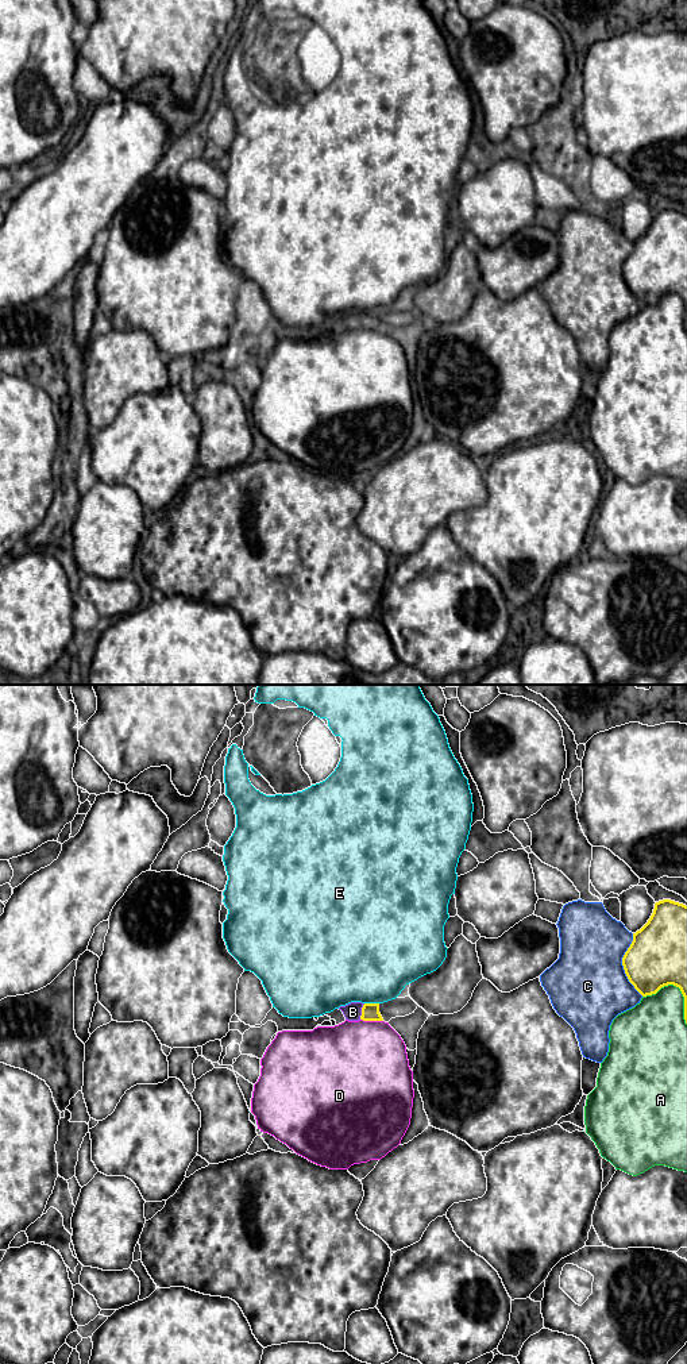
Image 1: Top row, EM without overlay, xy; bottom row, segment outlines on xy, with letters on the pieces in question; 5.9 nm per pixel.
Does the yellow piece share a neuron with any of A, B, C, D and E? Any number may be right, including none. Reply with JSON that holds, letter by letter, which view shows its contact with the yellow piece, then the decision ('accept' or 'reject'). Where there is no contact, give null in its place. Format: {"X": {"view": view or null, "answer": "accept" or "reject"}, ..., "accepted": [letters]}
{"A": {"view": "xy", "answer": "reject"}, "B": {"view": "xy", "answer": "accept"}, "C": {"view": "xy", "answer": "reject"}, "D": {"view": "xy", "answer": "reject"}, "E": {"view": "xy", "answer": "reject"}, "accepted": ["B"]}

